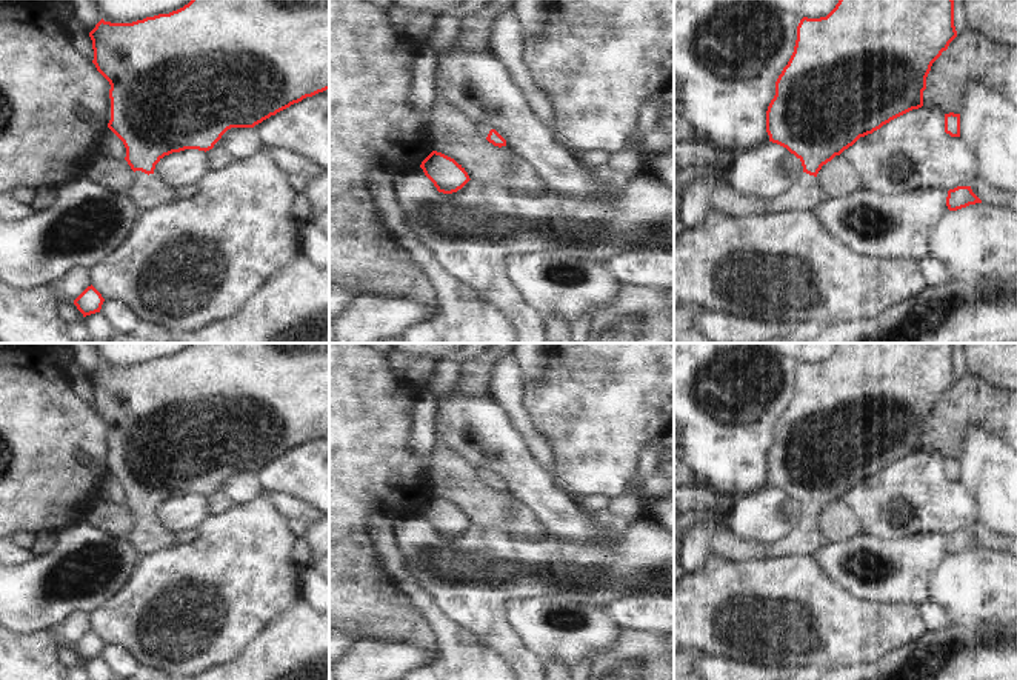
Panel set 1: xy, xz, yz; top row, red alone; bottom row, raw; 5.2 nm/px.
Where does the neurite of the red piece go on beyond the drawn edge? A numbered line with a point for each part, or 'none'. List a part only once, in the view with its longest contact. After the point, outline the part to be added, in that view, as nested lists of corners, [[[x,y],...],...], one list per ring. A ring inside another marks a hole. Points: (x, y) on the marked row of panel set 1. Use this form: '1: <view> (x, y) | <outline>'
1: xy (146, 193) | [[[142,171],[134,172],[132,186],[126,195],[140,212],[169,205],[175,200],[174,189],[162,186],[155,174],[148,175]]]

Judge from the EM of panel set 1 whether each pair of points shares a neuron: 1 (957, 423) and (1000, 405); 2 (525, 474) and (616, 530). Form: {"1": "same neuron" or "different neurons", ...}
{"1": "same neuron", "2": "same neuron"}

